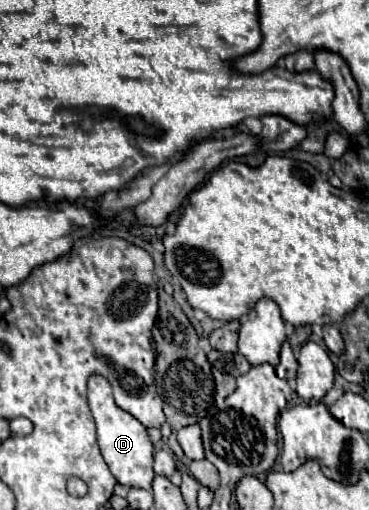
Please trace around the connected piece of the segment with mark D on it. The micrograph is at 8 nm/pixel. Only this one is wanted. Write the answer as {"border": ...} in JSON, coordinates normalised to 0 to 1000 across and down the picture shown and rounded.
{"border":[[[252,733],[236,745],[236,780],[241,780],[241,800],[263,831],[263,867],[274,878],[274,890],[301,922],[301,929],[317,937],[322,949],[350,953],[350,957],[388,957],[409,961],[415,945],[415,871],[398,855],[398,839],[366,824],[355,812],[328,804],[312,784],[306,784],[306,765],[290,741],[274,733]]]}

